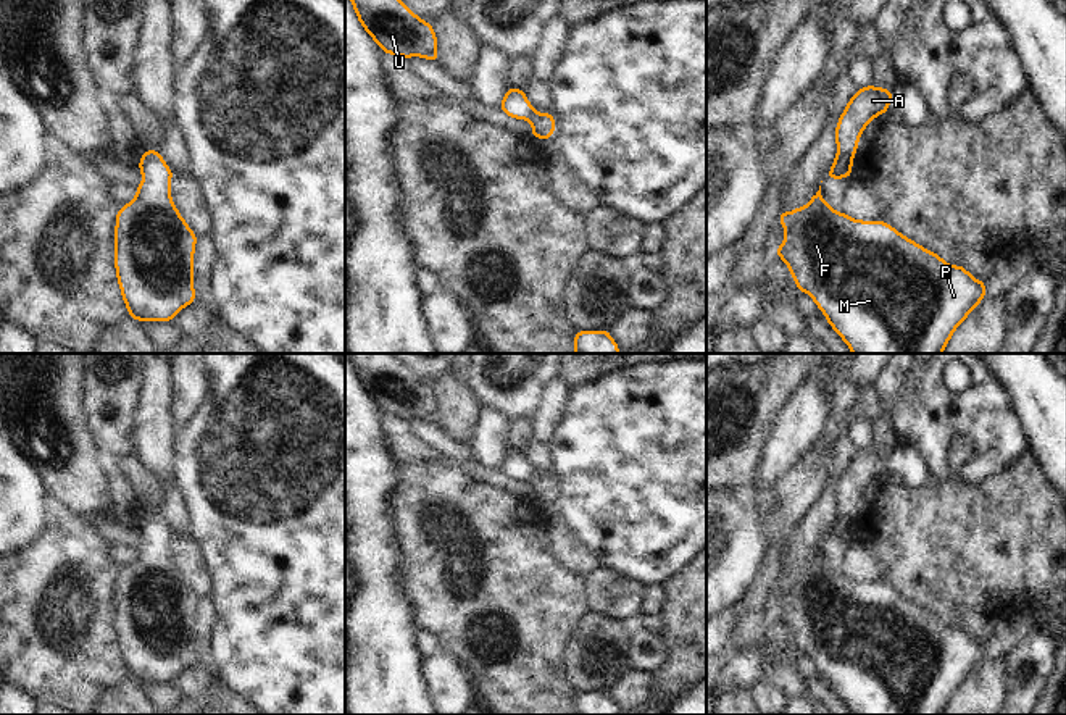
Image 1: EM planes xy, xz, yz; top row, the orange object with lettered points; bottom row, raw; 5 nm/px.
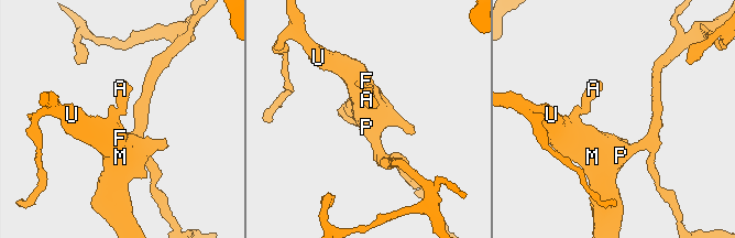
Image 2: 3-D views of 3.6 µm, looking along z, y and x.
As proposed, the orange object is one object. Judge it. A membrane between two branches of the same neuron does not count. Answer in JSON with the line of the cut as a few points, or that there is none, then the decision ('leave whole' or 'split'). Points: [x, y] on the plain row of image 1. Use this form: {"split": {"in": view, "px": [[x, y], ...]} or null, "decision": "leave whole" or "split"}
{"split": {"in": "xz", "px": [[534, 475], [529, 480]]}, "decision": "split"}

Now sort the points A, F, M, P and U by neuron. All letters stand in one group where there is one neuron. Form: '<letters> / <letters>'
A / F M P U

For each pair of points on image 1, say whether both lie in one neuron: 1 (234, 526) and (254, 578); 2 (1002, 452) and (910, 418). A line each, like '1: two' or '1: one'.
1: one
2: one

